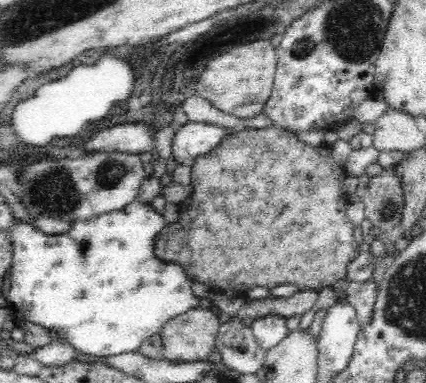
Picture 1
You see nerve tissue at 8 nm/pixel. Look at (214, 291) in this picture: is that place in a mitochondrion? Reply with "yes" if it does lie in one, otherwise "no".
no

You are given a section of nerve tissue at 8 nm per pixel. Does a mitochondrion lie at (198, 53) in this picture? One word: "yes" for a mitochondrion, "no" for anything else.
no

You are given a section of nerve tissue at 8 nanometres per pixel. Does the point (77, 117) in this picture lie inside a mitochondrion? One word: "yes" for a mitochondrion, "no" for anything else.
no

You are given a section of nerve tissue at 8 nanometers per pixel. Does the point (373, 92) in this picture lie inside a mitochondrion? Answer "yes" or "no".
no

